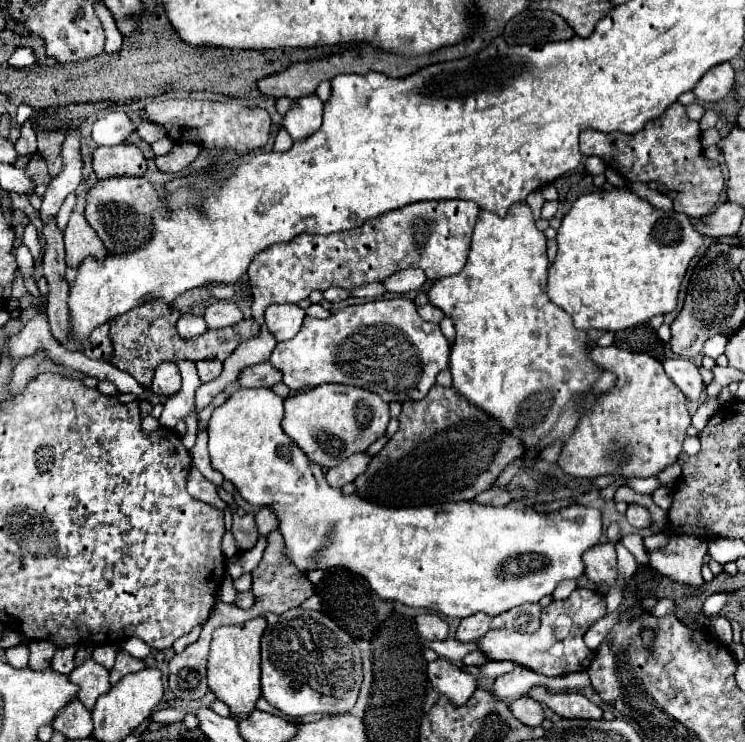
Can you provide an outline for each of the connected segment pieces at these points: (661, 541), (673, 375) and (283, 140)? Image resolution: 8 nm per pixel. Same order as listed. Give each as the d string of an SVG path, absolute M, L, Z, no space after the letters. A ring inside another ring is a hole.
M658 533L645 537L643 540L646 549L653 551L665 546L669 541L669 537L666 534Z
M667 358L663 360L663 368L667 376L683 390L689 400L699 400L705 388L699 368L687 358Z
M281 128L279 130L279 134L277 134L277 138L275 138L275 150L279 150L279 152L287 152L289 148L293 146L293 140L291 140L291 136Z

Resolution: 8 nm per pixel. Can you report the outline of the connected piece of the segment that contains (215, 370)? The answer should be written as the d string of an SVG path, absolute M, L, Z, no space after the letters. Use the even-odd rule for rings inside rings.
M201 360L197 362L197 374L201 382L211 382L221 374L221 362L219 360Z

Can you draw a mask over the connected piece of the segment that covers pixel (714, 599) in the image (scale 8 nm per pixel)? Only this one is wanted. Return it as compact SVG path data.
M709 596L707 602L703 604L701 612L703 612L705 616L717 616L719 610L721 610L721 606L725 604L725 600L727 600L727 596Z

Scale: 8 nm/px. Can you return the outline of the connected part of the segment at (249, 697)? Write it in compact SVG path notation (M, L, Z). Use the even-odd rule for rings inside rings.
M253 618L253 620L247 620L245 624L221 626L213 632L211 654L209 654L209 664L207 664L209 688L217 700L221 700L229 706L231 716L235 716L239 720L251 716L257 700L261 698L259 640L263 636L265 626L267 626L265 618Z

